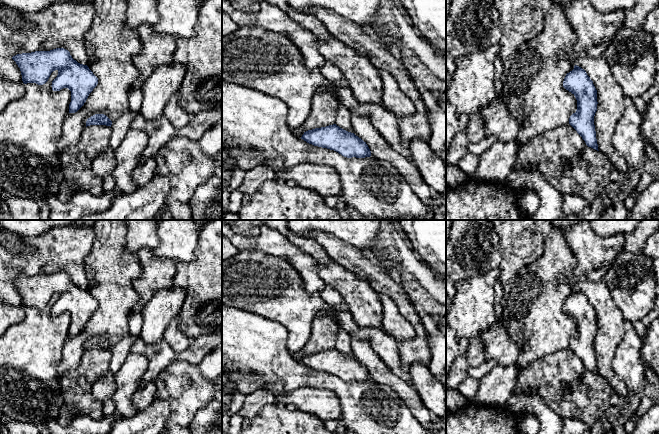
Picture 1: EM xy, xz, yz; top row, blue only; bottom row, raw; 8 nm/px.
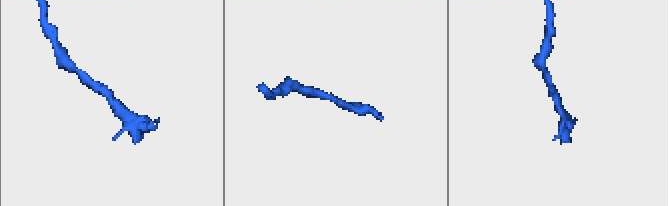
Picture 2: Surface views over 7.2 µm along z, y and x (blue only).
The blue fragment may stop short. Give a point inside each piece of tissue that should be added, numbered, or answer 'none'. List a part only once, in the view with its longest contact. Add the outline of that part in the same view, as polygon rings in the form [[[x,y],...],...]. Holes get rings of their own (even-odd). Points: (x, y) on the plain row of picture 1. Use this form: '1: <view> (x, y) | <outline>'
none

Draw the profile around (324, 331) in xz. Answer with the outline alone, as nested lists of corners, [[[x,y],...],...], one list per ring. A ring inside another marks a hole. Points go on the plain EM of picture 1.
[[[324,309],[312,324],[308,342],[300,351],[292,353],[293,358],[301,362],[308,354],[335,348],[338,331],[338,324],[330,316],[328,309]]]

